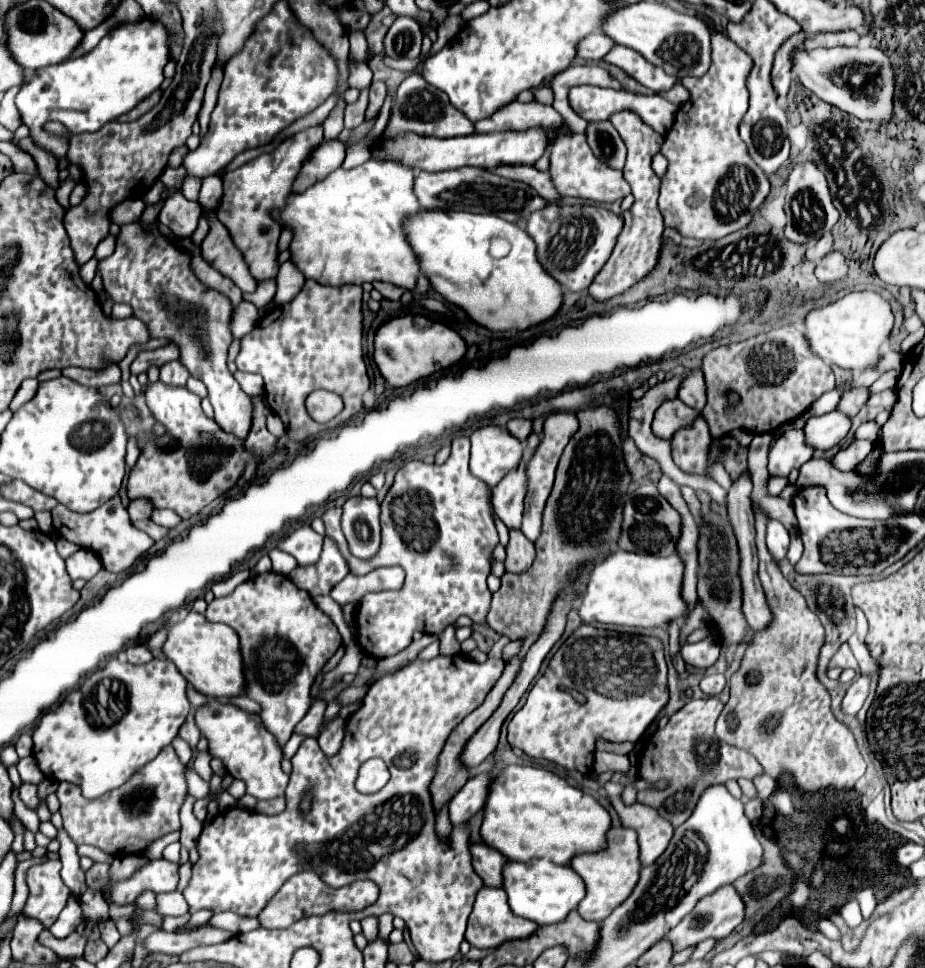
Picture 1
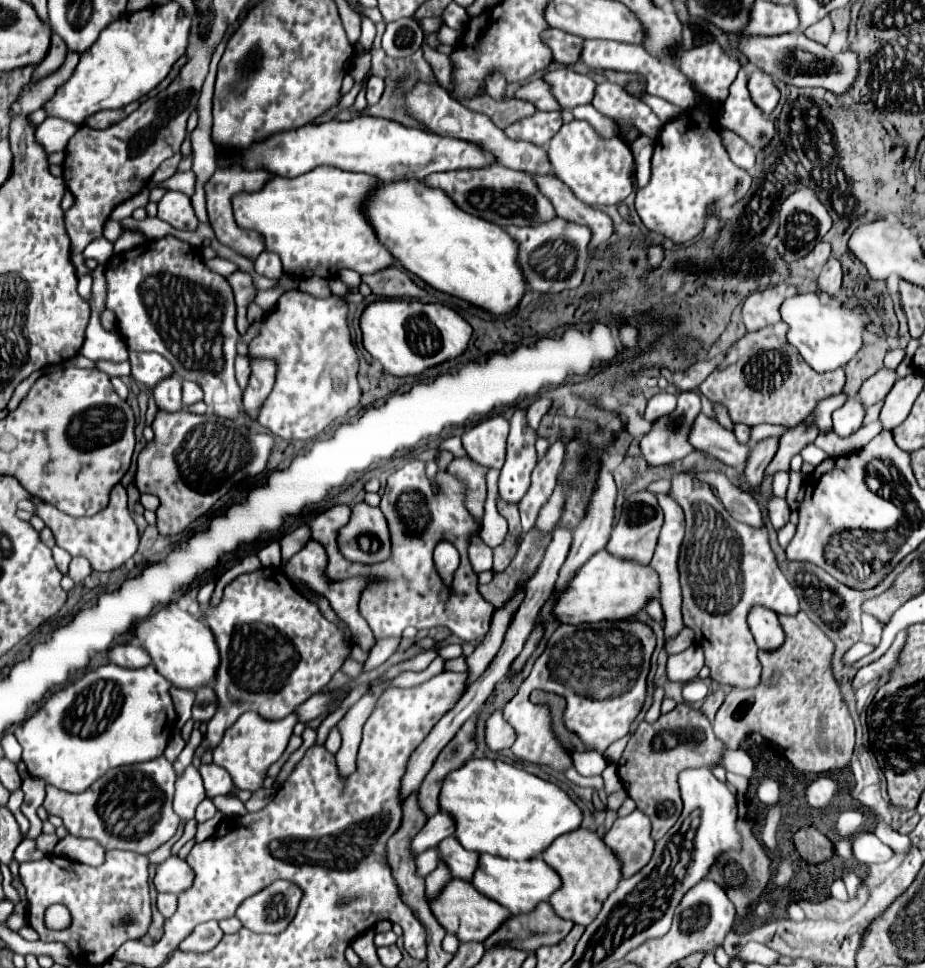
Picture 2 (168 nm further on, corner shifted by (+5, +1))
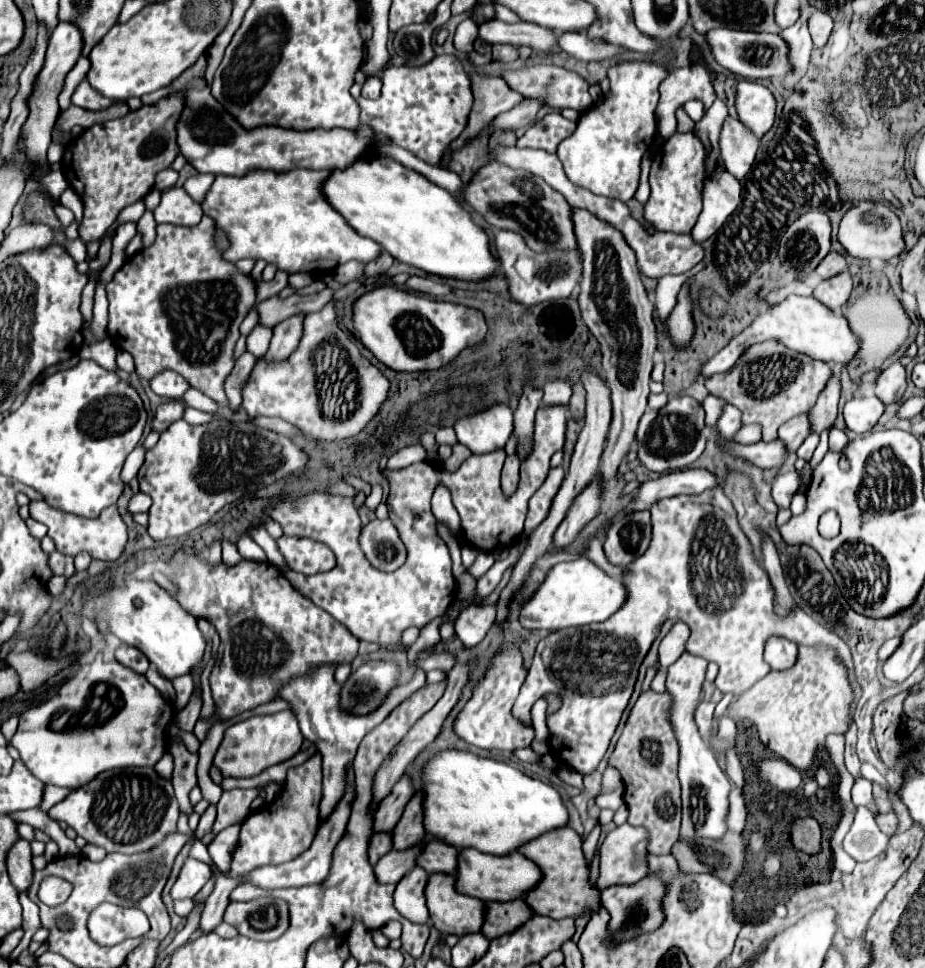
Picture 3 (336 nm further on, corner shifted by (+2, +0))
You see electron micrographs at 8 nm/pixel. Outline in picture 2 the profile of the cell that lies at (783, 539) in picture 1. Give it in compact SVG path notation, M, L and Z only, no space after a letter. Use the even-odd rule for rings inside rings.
M774 495L770 499L770 521L772 521L774 529L784 527L784 523L788 523L788 519L790 519L790 507L788 507L786 499Z

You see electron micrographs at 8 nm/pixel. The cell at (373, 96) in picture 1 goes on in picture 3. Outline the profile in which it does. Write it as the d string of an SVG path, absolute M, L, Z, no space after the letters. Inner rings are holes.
M373 76L373 80L367 80L363 84L363 96L371 98L371 100L377 100L379 94L381 94L381 78Z

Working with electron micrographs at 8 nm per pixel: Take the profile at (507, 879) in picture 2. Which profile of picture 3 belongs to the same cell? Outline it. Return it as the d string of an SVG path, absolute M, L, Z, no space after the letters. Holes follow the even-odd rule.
M463 848L455 876L459 892L479 898L483 902L507 902L525 898L527 892L531 892L541 880L541 870L533 860L529 860L521 852L513 852L513 856L493 856L477 852L475 848Z

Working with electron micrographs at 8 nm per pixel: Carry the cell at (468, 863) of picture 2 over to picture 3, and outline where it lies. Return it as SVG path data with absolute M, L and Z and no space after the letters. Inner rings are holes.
M427 838L425 848L419 856L419 866L423 866L427 872L445 872L455 874L457 872L457 858L459 850L451 844L445 844L437 838Z

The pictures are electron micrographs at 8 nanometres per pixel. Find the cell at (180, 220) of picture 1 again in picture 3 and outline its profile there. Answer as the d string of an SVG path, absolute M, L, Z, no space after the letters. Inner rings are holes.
M179 186L165 190L159 206L155 208L157 224L169 222L169 224L177 224L177 226L195 226L195 224L199 224L201 216L203 216L201 206L197 202L193 202L189 198L189 194Z

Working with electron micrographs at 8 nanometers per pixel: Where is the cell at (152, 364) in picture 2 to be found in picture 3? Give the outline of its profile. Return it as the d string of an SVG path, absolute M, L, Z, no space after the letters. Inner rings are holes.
M163 370L163 372L155 374L149 380L149 386L155 394L159 394L163 398L183 398L183 394L189 390L187 380L183 380L181 374L173 372L173 370Z

